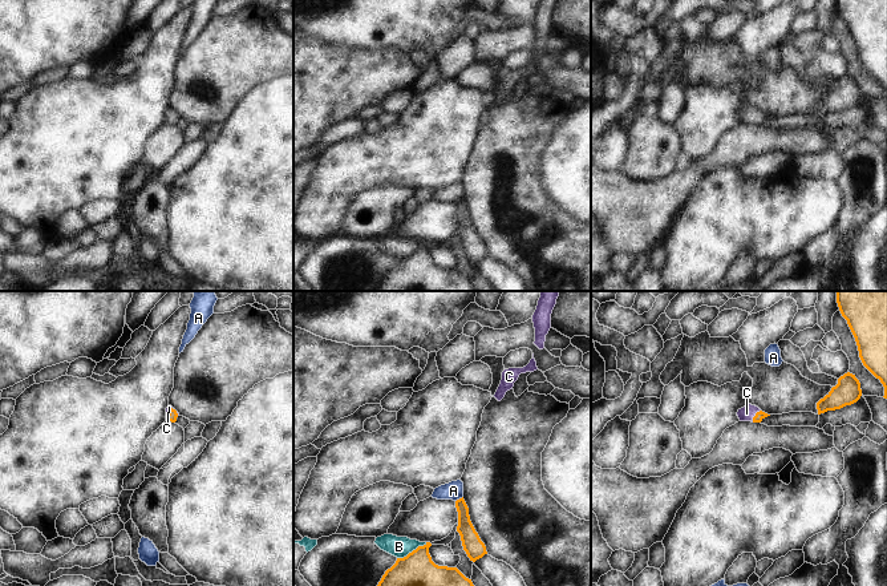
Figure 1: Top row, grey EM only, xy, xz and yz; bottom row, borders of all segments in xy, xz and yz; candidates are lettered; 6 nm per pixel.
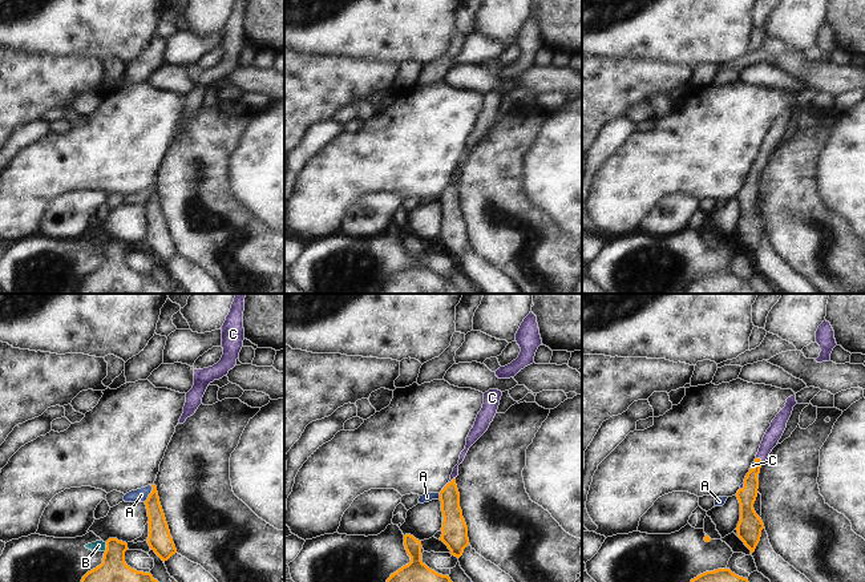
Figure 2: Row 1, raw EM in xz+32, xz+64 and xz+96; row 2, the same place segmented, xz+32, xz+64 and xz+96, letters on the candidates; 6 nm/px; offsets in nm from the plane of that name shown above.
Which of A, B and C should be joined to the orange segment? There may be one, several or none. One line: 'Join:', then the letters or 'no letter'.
Join: C

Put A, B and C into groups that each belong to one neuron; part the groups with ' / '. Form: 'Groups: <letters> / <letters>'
Groups: A / B / C

